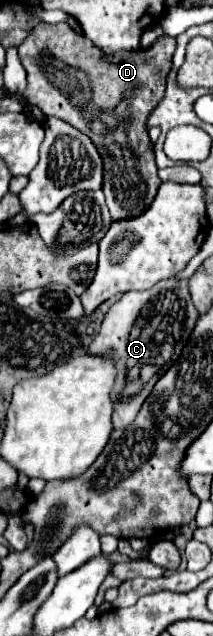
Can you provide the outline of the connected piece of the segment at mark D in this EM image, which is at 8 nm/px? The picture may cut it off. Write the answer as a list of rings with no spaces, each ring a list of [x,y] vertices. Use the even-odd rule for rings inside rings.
[[[68,24],[36,26],[36,30],[32,30],[32,34],[18,48],[22,66],[28,72],[28,88],[24,92],[24,100],[28,104],[38,106],[46,116],[56,116],[72,124],[88,138],[92,138],[92,142],[100,150],[104,158],[102,190],[106,194],[106,204],[114,220],[142,214],[150,206],[160,186],[160,178],[156,174],[158,168],[154,164],[154,152],[150,148],[150,138],[148,130],[144,130],[144,122],[152,112],[152,106],[156,106],[156,102],[160,102],[160,98],[164,96],[166,74],[174,48],[176,48],[174,38],[160,36],[150,48],[140,48],[132,52],[122,50],[108,56],[94,42],[90,42],[82,34],[76,34]]]

